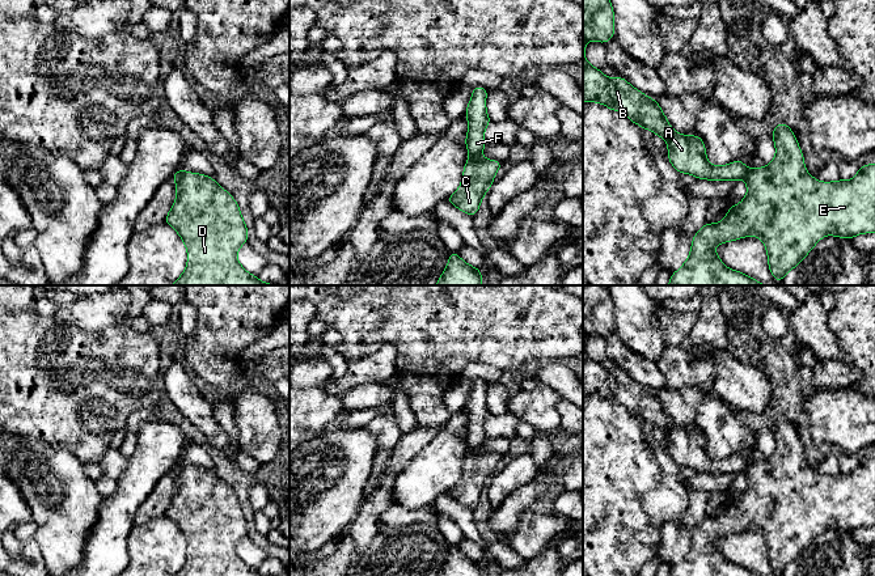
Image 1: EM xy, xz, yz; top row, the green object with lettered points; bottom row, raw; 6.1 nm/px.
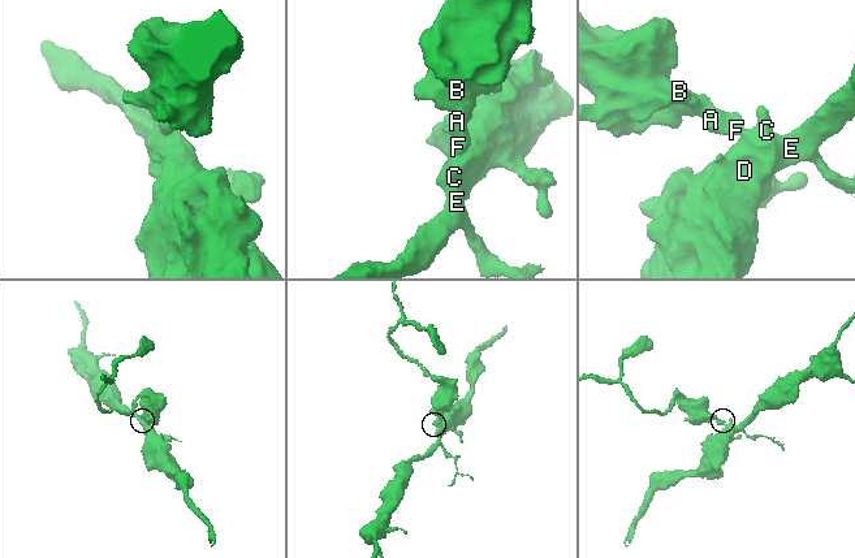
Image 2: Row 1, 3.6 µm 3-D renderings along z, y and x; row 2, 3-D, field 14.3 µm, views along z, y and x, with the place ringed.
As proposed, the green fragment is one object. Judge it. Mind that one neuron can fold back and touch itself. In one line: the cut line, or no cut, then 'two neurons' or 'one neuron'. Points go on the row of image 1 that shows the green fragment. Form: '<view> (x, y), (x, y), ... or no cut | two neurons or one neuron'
xz (480, 153), (470, 156) | two neurons

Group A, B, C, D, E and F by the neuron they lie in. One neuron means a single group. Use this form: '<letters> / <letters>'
A B F / C D E

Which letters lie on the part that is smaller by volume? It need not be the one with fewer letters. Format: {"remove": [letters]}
{"remove": ["A", "B", "F"]}

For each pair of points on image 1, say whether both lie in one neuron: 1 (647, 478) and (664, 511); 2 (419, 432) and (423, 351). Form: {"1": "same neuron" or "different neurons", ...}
{"1": "different neurons", "2": "different neurons"}

